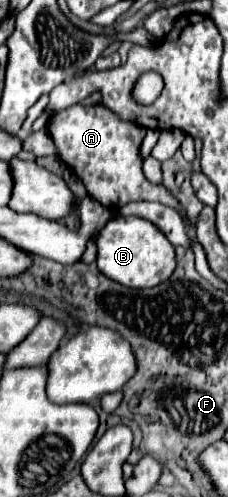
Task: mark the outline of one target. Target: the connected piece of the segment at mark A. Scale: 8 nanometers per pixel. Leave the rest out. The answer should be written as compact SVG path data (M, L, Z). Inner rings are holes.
M103 104L97 106L71 106L69 110L61 110L51 116L49 134L57 146L59 158L81 178L87 194L103 206L125 206L135 200L161 202L165 206L173 206L179 212L181 204L169 194L165 186L151 184L141 172L139 148L145 138L145 128L121 120L117 114L107 110Z

